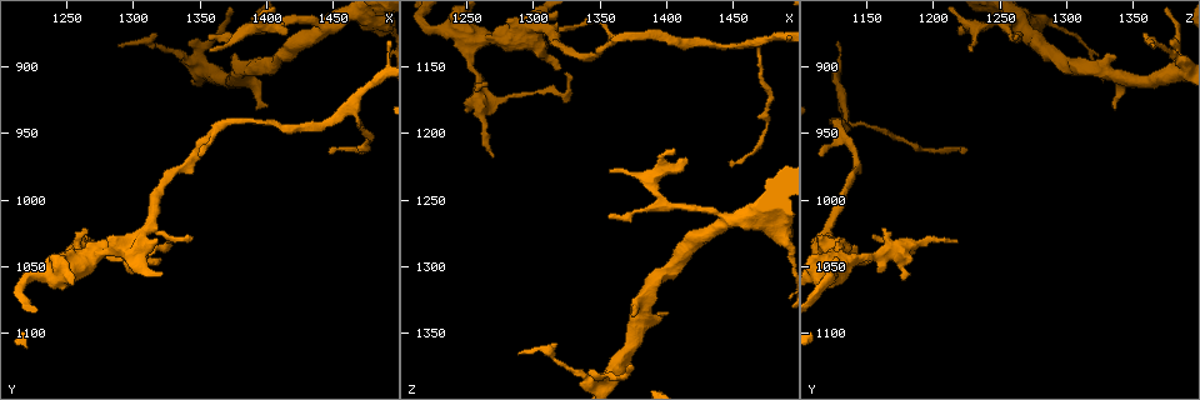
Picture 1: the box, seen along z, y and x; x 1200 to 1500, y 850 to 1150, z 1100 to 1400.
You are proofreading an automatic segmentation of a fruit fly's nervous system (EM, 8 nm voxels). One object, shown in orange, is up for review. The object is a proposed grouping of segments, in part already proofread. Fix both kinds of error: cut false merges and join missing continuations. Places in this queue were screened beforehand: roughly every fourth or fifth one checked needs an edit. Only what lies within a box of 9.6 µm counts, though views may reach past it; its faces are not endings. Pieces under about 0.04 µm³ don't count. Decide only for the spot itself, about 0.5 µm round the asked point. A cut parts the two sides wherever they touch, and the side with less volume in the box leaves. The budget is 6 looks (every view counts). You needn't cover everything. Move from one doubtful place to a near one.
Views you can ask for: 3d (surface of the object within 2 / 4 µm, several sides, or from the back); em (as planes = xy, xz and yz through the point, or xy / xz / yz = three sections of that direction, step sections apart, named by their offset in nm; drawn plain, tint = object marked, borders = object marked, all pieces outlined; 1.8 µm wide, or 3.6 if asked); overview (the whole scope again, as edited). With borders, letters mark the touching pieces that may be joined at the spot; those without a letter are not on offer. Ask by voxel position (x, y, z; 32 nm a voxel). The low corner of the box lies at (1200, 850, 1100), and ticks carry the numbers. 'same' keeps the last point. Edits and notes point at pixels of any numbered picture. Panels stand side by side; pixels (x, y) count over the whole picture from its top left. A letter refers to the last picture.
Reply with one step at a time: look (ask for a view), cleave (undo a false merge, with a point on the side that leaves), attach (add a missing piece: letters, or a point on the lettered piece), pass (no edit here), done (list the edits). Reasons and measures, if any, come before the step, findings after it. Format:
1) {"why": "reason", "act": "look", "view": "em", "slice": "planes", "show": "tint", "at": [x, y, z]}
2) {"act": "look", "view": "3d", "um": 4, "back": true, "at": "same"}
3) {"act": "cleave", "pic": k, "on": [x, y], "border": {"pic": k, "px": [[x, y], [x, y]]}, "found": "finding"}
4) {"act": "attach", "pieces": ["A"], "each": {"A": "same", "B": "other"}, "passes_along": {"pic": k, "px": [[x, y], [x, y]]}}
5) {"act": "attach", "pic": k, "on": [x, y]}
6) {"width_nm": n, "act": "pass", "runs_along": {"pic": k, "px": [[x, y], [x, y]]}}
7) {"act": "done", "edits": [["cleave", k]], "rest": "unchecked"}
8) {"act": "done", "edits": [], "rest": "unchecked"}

{"why": "a narrow waist", "act": "look", "view": "em", "slice": "xz", "step": 4, "show": "tint", "at": [1396, 942, 1126]}

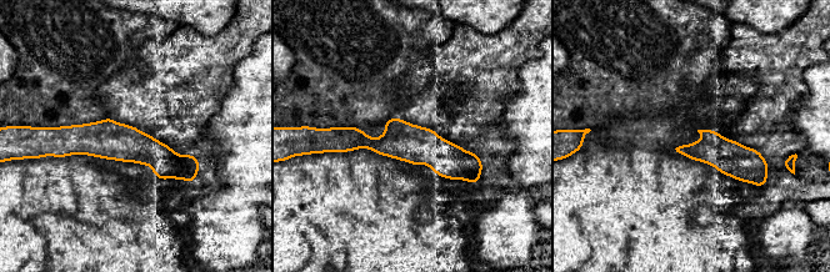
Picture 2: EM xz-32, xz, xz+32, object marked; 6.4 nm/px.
{"why": "see the neighbours", "act": "look", "view": "em", "slice": "xz", "step": 4, "show": "borders", "at": "same"}

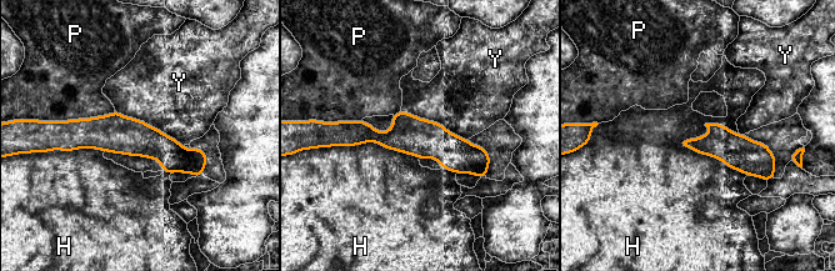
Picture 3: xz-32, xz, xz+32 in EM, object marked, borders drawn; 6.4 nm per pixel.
{"act": "pass", "each": {"H": "other", "P": "other", "Y": "other"}, "border": {"pic": 3, "px": [[678, 141], [748, 175]]}, "found": "one neuron here"}

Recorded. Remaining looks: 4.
{"why": "an open end", "act": "look", "view": "em", "slice": "xz", "step": 16, "show": "tint", "at": [1416, 876, 1220]}

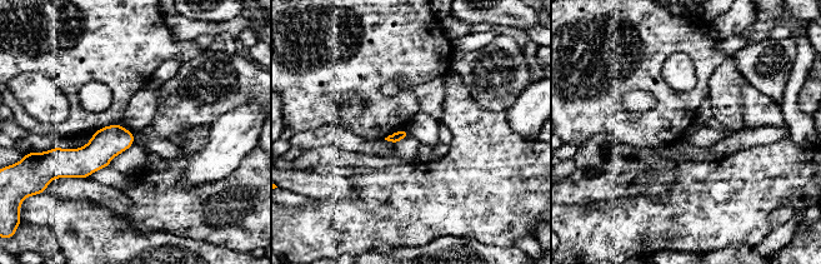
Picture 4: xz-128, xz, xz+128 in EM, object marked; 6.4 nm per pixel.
{"act": "look", "view": "em", "slice": "planes", "show": "borders", "at": "same"}

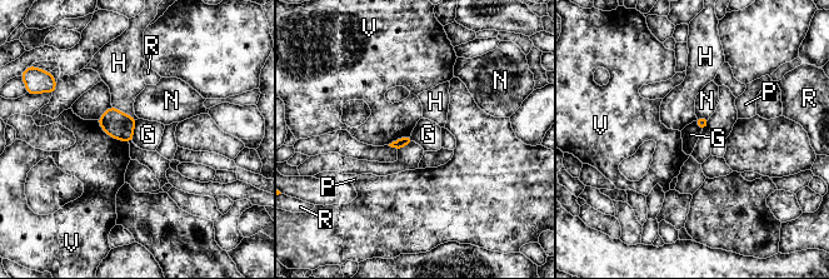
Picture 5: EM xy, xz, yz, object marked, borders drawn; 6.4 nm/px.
{"longest_contact_nm": ["V", 260], "act": "pass", "each": {"G": "other", "H": "other", "N": "other", "P": "other", "R": "other", "V": "other"}, "found": "none of them fits"}

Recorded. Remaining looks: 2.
{"why": "thin end", "act": "look", "view": "3d", "um": 4, "at": [1266, 1022, 1162]}

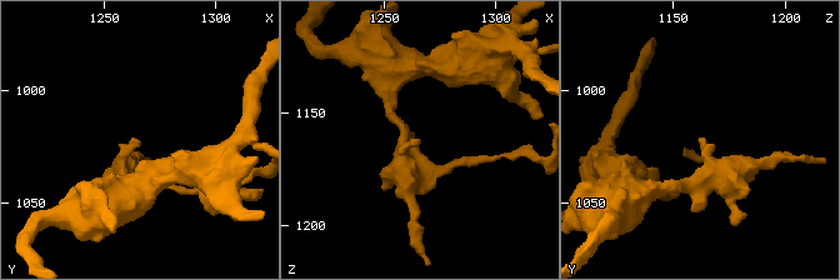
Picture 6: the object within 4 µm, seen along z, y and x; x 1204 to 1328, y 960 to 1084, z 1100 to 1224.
{"why": "need the tissue", "act": "look", "view": "em", "slice": "xy", "step": 4, "show": "borders", "at": [1265, 1023, 1162]}

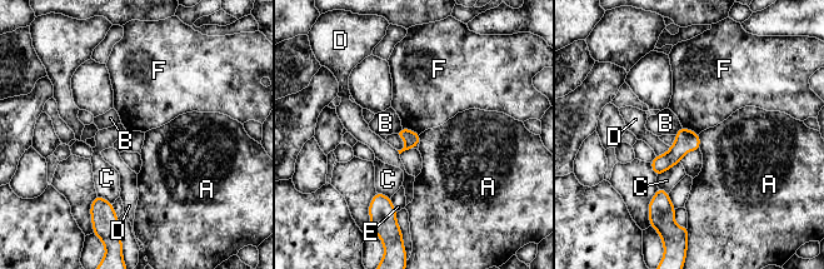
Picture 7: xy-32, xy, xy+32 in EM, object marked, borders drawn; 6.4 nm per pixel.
{"act": "pass", "each": {"A": "other", "B": "other", "C": "other", "D": "other", "E": "other", "F": "other"}, "border": {"pic": 7, "px": [[403, 126], [419, 134]]}, "found": "none of them fits"}

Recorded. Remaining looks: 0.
{"act": "done", "edits": [], "rest": "unchecked"}

